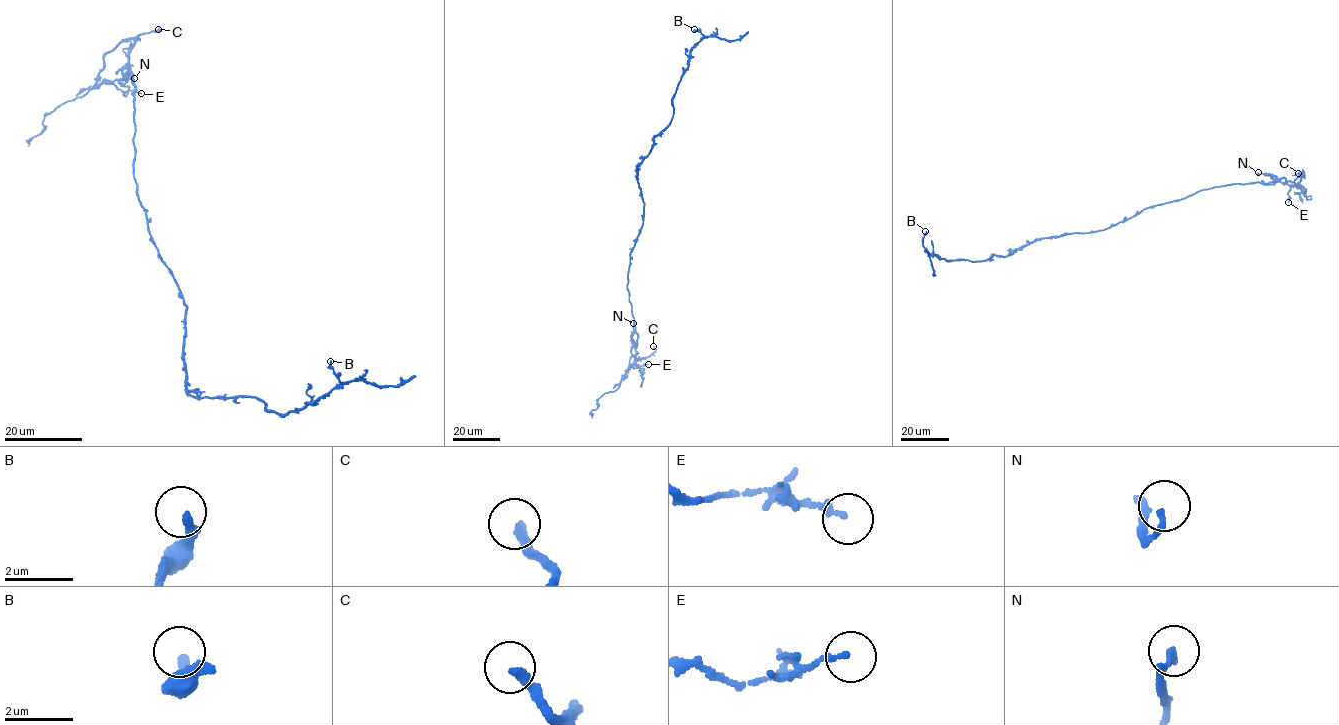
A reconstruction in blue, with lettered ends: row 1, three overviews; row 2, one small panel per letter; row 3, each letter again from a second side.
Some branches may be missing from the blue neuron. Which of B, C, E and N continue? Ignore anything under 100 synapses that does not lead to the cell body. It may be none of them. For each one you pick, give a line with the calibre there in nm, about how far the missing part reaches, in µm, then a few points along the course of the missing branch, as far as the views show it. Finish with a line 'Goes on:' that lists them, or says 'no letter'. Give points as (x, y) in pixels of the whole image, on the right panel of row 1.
C: 280 nm thick; about 70 µm are missing; missing branch runs (1298, 173), (1289, 169), (1292, 121), (1281, 110), (1284, 88), (1281, 82)
Goes on: C

